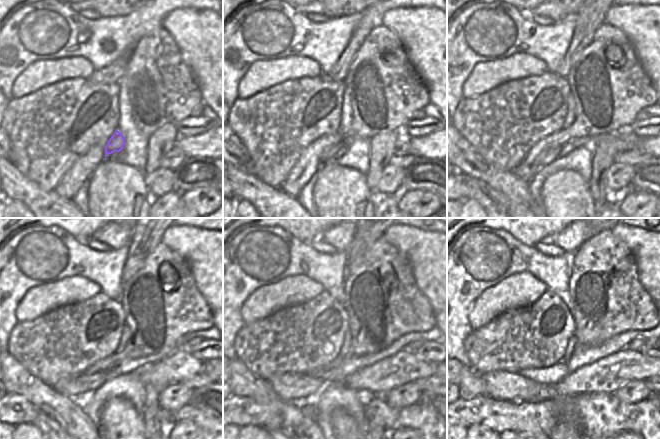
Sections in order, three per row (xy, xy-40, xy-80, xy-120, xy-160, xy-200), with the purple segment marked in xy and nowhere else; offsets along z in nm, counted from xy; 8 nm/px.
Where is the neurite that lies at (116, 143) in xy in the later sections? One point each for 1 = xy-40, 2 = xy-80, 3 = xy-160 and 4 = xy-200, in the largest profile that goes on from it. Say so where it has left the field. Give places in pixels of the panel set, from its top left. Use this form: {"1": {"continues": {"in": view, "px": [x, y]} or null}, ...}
{"1": {"continues": {"in": "xy-40", "px": [329, 154]}}, "2": {"continues": {"in": "xy-80", "px": [546, 157]}}, "3": {"continues": {"in": "xy-160", "px": [289, 387]}}, "4": {"continues": {"in": "xy-200", "px": [505, 386]}}}

